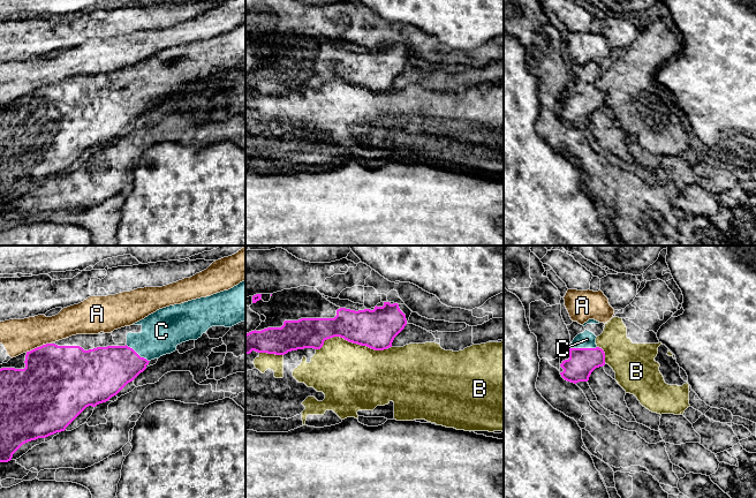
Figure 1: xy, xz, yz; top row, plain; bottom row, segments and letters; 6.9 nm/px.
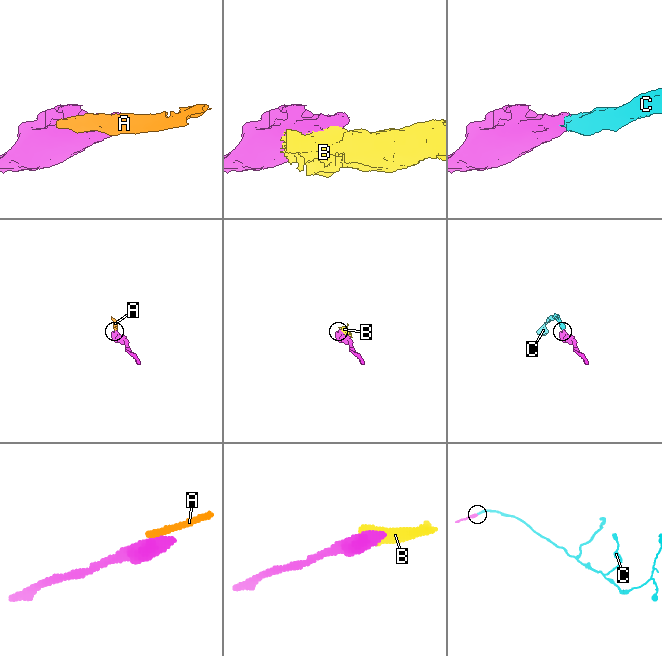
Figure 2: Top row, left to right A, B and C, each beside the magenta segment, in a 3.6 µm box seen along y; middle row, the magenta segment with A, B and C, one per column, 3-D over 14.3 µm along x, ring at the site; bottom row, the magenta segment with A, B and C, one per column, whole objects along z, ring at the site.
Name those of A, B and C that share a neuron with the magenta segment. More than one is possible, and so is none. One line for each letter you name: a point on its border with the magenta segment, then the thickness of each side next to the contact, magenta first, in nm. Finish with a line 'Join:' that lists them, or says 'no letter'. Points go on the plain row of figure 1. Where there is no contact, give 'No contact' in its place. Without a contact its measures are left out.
C: Touches magenta at yz (583, 90). Thickness 190 nm (magenta) against 120 nm
Join: C

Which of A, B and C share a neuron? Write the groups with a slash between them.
A / B / C

